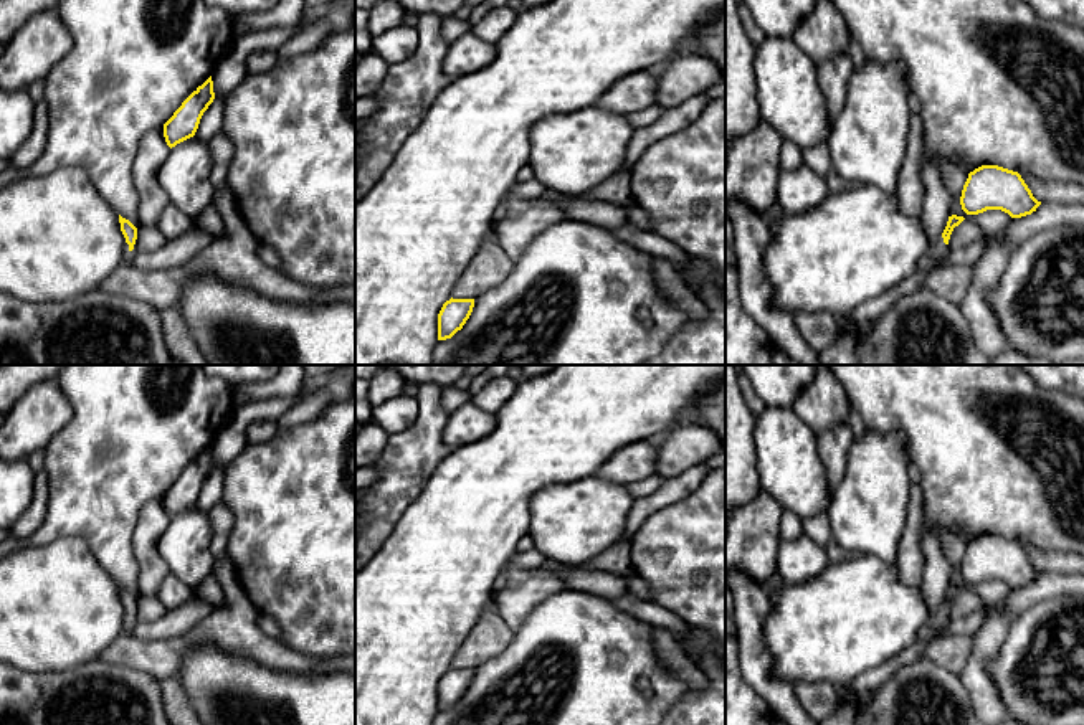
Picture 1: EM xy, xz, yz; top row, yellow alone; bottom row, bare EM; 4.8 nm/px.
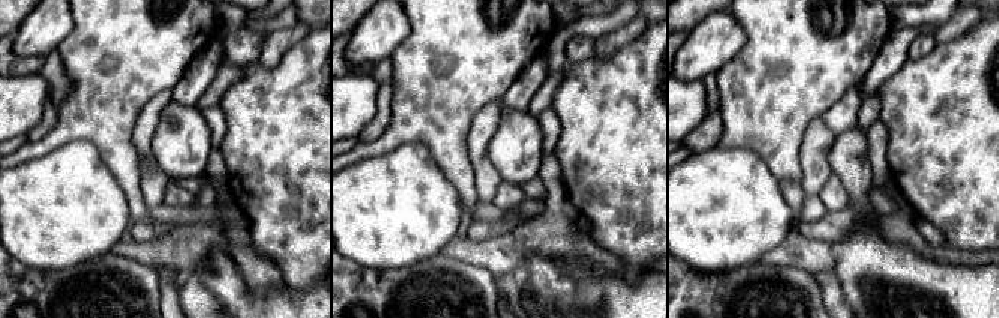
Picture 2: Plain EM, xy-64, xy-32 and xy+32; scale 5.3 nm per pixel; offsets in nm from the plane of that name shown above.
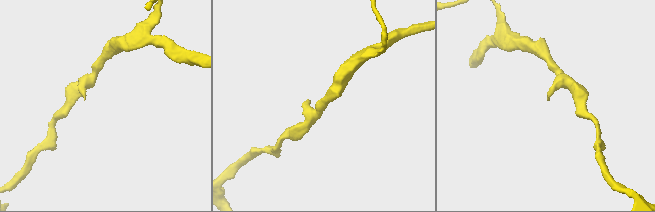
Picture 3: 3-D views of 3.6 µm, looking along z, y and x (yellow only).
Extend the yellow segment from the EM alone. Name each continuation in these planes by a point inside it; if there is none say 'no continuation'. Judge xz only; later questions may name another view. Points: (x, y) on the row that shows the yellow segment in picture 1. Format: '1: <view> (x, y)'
no continuation

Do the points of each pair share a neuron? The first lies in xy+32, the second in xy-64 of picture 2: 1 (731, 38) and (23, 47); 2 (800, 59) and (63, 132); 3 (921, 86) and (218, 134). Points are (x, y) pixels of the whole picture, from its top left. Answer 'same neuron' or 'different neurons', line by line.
1: same neuron
2: same neuron
3: different neurons

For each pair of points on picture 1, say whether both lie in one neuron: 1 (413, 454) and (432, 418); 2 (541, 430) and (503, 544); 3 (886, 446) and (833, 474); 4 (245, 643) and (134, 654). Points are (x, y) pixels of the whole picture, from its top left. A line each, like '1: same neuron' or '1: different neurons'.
1: same neuron
2: same neuron
3: different neurons
4: same neuron

